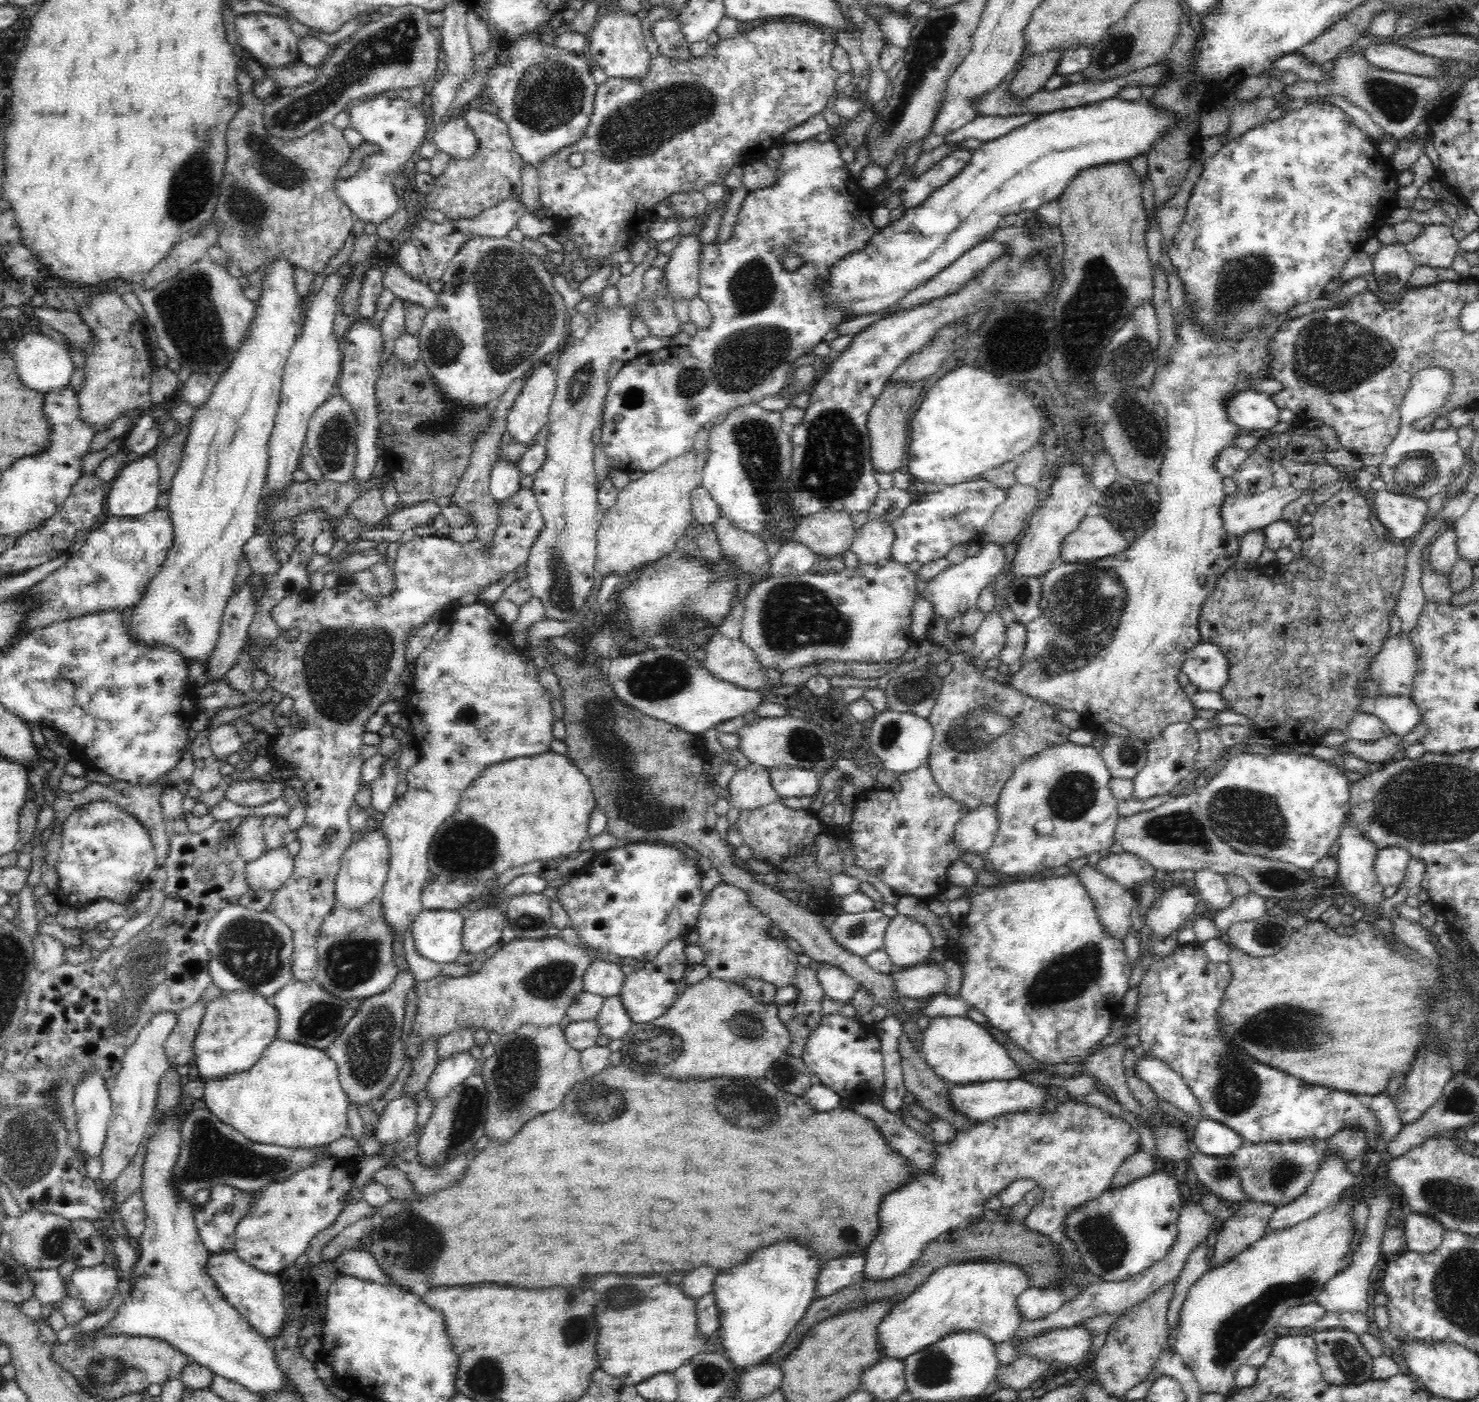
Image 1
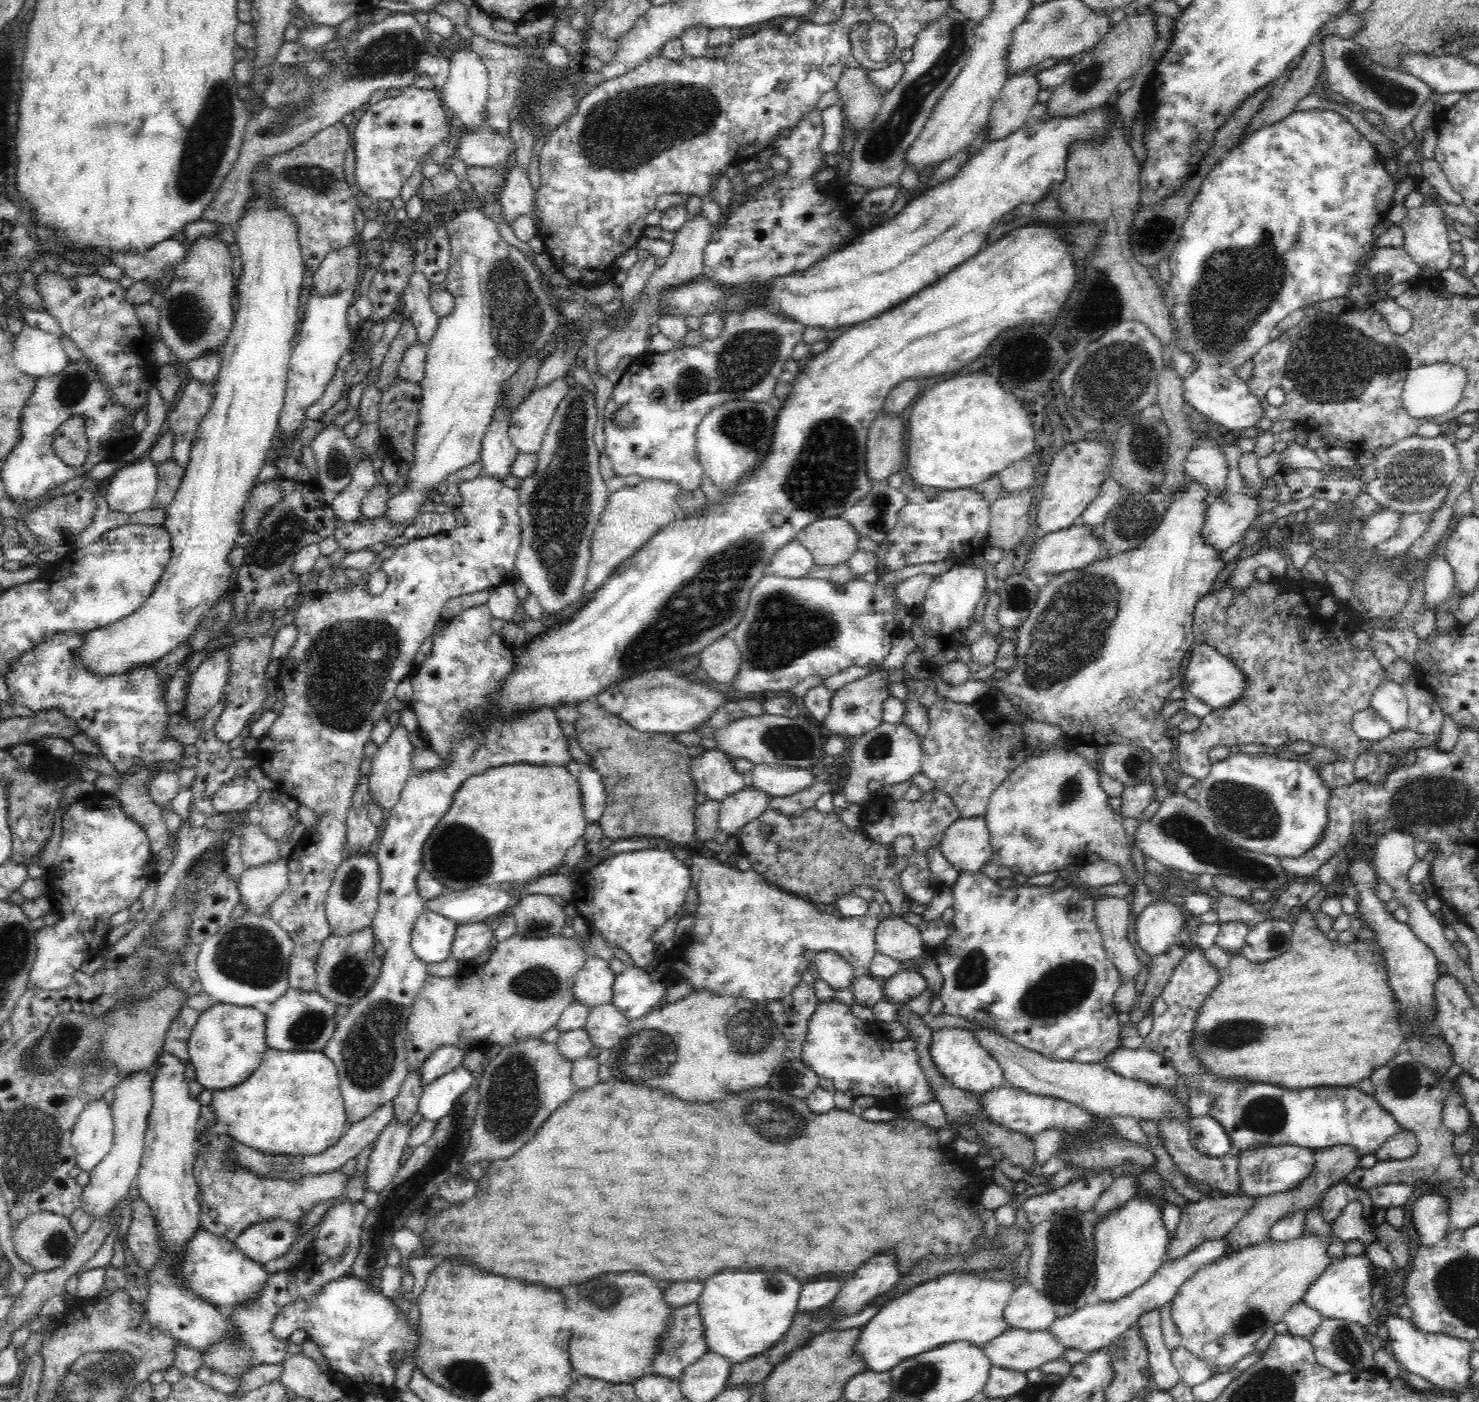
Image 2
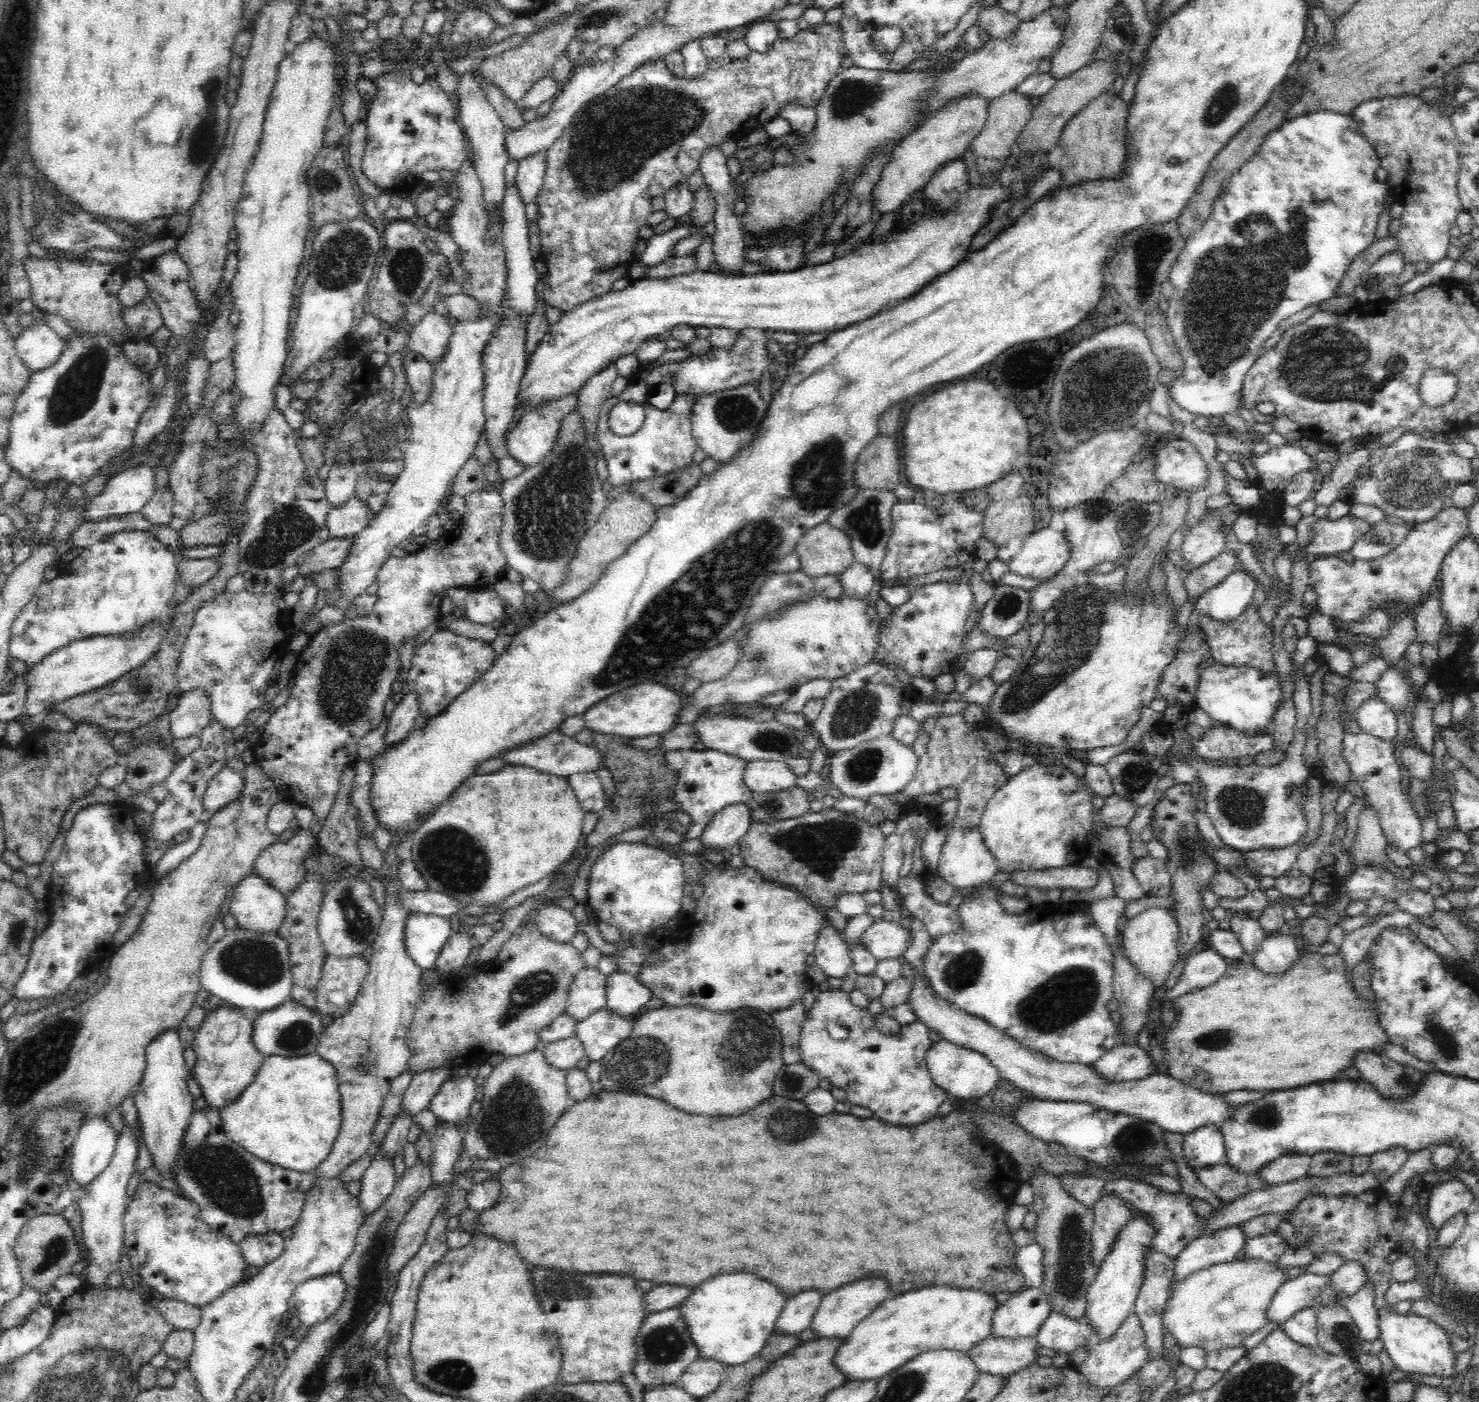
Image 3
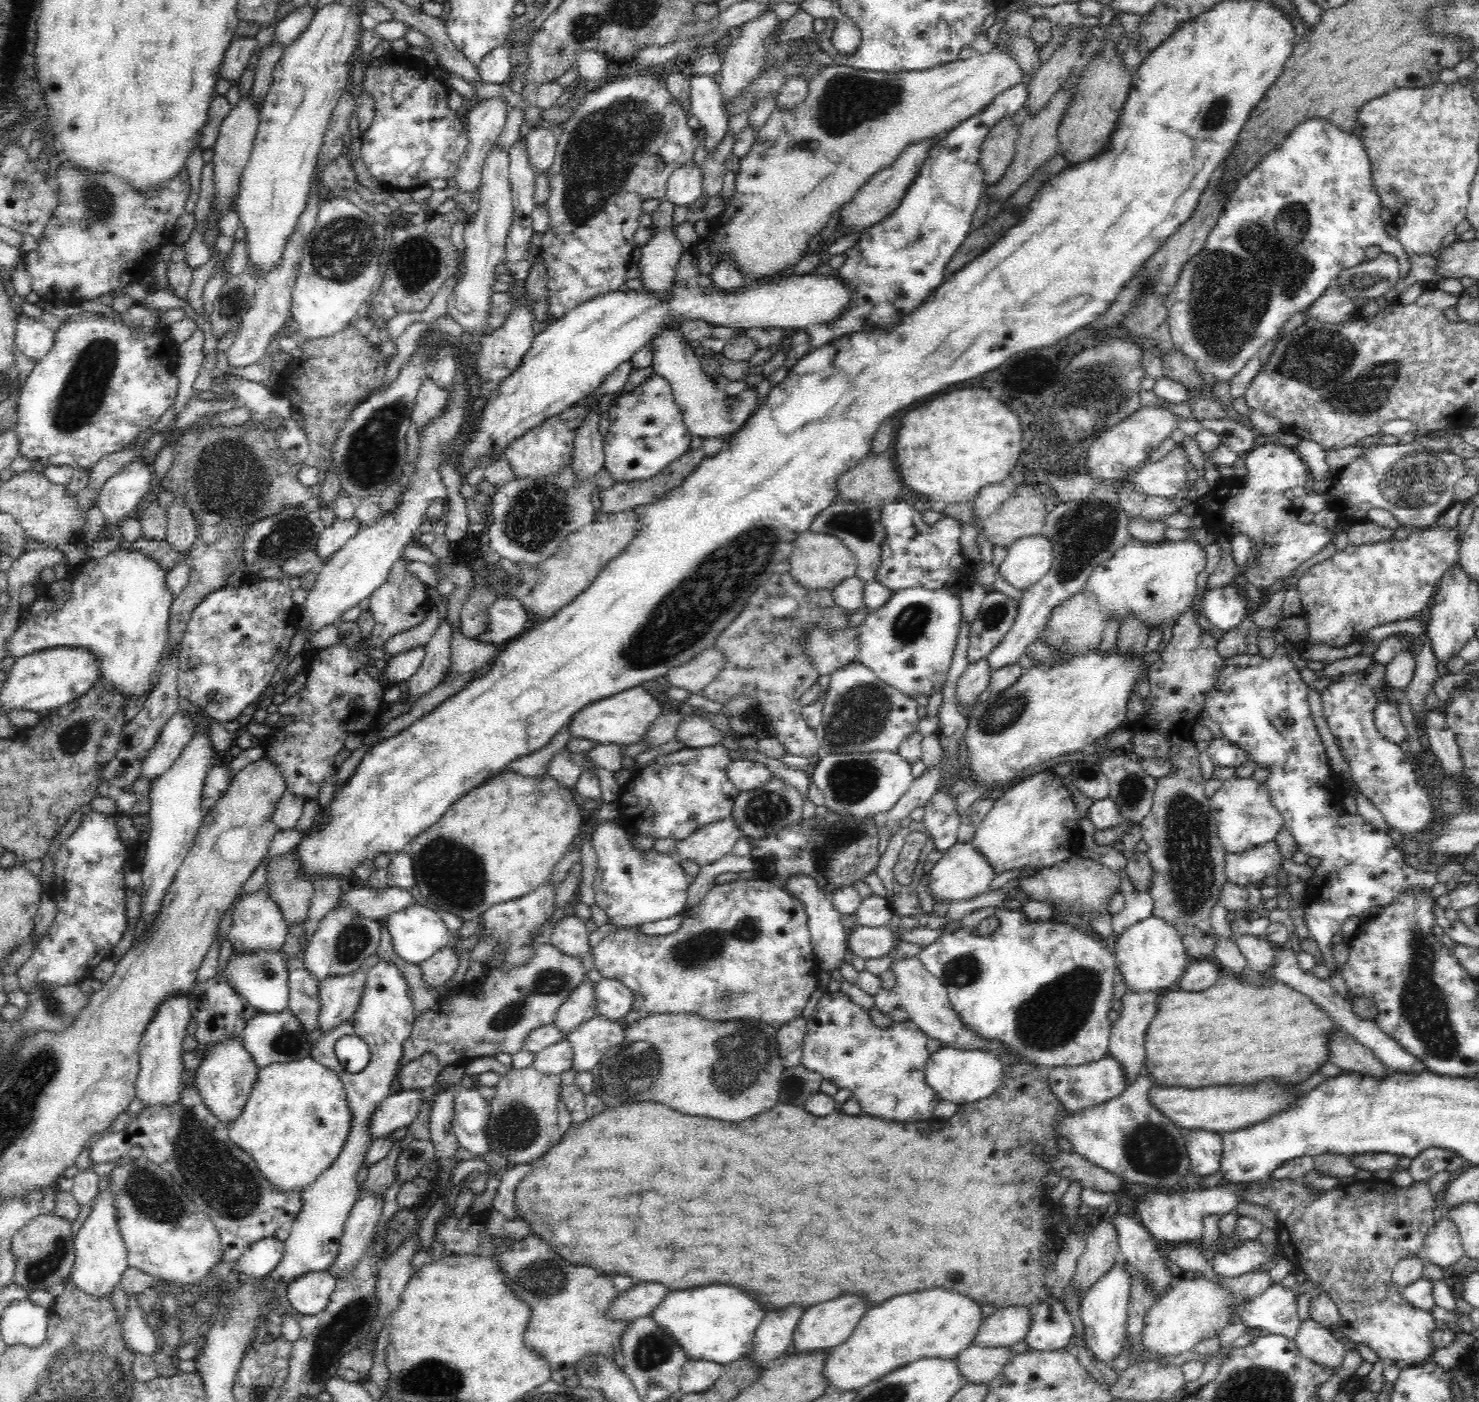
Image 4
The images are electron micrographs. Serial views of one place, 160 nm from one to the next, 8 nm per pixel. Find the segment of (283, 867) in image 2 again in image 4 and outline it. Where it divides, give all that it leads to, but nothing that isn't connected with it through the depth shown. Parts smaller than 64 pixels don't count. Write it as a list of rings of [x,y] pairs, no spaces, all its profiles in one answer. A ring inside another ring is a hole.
[[[259,890],[244,896],[235,904],[233,923],[228,933],[228,941],[236,954],[258,953],[265,950],[283,952],[286,938],[288,938],[288,925],[278,905],[269,897],[267,891]]]

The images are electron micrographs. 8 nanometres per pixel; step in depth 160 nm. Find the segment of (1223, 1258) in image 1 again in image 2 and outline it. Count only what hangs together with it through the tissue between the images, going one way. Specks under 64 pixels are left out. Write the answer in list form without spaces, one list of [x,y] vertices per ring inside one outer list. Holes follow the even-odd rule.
[[[1338,1145],[1314,1151],[1314,1168],[1300,1185],[1286,1192],[1260,1197],[1257,1203],[1245,1214],[1245,1217],[1223,1237],[1227,1242],[1230,1253],[1266,1241],[1270,1227],[1275,1222],[1294,1213],[1306,1212],[1306,1210],[1315,1206],[1319,1202],[1322,1193],[1332,1185],[1340,1183],[1346,1174],[1350,1174],[1356,1168],[1361,1158],[1361,1154],[1348,1145]]]

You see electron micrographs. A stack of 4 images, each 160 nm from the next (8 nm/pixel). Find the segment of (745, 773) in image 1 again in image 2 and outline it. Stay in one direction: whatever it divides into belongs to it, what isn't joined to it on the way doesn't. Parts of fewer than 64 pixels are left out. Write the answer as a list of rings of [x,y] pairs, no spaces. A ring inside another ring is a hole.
[[[748,783],[747,788],[732,793],[719,807],[718,828],[728,837],[737,837],[740,830],[767,809],[770,796]]]

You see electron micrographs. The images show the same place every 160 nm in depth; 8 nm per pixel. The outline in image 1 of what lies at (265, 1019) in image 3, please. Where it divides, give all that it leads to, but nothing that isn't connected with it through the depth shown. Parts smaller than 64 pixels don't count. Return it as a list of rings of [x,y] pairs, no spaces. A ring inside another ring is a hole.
[[[292,981],[285,984],[274,995],[274,1005],[279,1016],[279,1027],[275,1034],[276,1039],[296,1041],[312,1048],[325,1051],[327,1046],[340,1036],[348,1020],[355,1016],[355,1009],[350,1008],[346,1001],[332,995],[321,985],[312,981]]]

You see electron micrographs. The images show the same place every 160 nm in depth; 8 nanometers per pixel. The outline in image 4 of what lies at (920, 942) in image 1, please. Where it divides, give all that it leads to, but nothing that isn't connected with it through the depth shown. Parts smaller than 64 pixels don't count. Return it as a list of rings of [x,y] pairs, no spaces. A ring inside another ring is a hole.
[[[858,925],[847,935],[848,953],[854,953],[864,960],[887,956],[895,946],[895,938],[892,937],[890,927],[870,928]]]

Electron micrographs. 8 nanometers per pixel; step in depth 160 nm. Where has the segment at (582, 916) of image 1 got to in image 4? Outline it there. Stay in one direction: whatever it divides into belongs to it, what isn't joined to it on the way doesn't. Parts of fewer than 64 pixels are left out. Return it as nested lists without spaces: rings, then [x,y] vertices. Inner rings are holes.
[[[614,820],[596,824],[590,836],[598,855],[598,873],[593,884],[595,903],[606,912],[609,922],[634,926],[666,920],[683,912],[691,879],[674,856],[634,848],[629,844],[628,833]]]

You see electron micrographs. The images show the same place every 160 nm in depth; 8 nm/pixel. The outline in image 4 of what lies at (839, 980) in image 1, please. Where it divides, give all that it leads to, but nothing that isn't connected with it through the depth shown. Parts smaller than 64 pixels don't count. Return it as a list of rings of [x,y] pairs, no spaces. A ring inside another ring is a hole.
[[[789,875],[786,877],[786,888],[792,897],[797,897],[804,905],[807,912],[807,927],[811,936],[811,944],[818,962],[818,988],[822,992],[827,992],[827,987],[831,982],[831,971],[849,961],[847,934],[842,923],[840,923],[839,913],[833,905],[830,896],[825,896],[822,889],[818,888],[818,883],[807,875]]]

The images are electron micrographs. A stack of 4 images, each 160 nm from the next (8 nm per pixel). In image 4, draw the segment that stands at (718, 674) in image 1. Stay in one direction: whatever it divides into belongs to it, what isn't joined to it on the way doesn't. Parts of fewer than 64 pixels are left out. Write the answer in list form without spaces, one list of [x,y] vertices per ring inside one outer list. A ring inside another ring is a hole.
[[[708,647],[696,653],[694,658],[682,666],[671,668],[664,677],[670,686],[683,688],[688,694],[698,694],[706,684],[716,678],[722,664],[724,654],[718,653],[718,649],[714,647]]]

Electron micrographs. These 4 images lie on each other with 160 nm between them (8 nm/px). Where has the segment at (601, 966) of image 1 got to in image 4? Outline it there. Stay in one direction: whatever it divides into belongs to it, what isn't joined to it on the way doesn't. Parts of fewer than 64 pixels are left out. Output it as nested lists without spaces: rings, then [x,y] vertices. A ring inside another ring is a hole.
[[[587,979],[582,981],[560,1005],[552,1025],[558,1028],[558,1033],[562,1030],[563,1038],[568,1037],[577,1026],[597,1015],[594,987],[595,983]]]

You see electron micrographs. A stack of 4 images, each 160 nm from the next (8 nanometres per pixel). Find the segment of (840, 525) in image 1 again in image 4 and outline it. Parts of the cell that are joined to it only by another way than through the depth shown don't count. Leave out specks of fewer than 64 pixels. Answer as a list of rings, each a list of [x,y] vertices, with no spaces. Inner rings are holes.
[[[810,530],[803,532],[795,540],[795,547],[788,561],[792,579],[796,584],[810,590],[833,589],[845,578],[854,576],[857,571],[857,560],[843,541],[827,533],[813,533]]]

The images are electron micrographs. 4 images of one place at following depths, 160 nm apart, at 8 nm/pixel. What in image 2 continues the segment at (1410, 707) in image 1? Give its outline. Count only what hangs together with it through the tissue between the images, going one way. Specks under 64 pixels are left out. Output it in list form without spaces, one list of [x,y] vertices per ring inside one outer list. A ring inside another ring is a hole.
[[[1388,678],[1382,680],[1373,692],[1371,705],[1376,712],[1390,723],[1393,731],[1407,728],[1409,708],[1407,696],[1401,684]]]

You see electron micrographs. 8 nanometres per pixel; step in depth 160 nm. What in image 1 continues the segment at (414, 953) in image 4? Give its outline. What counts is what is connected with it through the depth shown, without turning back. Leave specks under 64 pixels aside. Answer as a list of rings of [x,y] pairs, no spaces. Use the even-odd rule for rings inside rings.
[[[422,909],[410,927],[414,948],[432,962],[454,962],[463,952],[463,918],[458,911]]]

